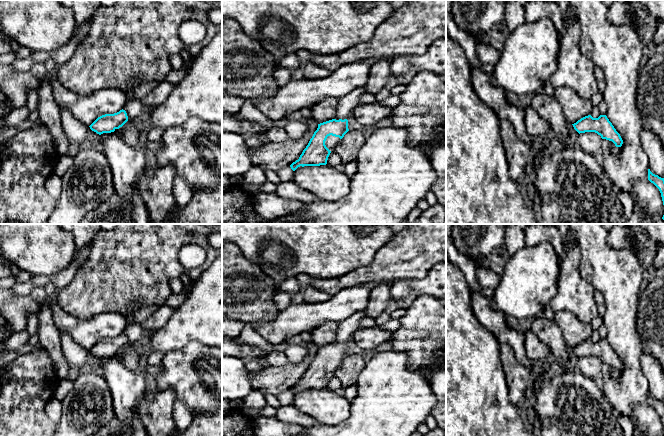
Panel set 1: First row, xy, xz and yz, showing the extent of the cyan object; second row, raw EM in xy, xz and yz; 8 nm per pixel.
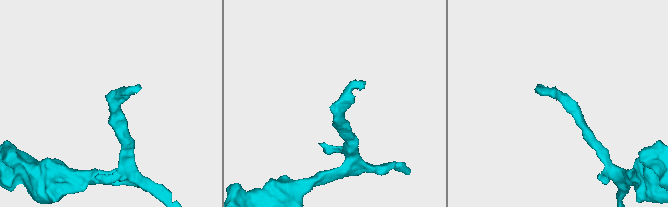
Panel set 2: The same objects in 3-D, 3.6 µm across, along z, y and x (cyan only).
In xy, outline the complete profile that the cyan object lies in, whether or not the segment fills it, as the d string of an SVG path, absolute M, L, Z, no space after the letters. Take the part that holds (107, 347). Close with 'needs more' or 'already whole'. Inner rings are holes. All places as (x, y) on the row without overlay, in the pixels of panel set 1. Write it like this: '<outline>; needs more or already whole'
M120 334L114 338L105 338L98 341L89 351L92 355L101 359L103 357L111 357L122 351L128 345L125 334Z; already whole

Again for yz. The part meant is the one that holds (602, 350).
M588 339L572 349L579 358L595 356L602 363L612 365L616 371L621 371L623 368L620 358L616 355L606 339L600 339L598 342L593 342L591 339Z; already whole

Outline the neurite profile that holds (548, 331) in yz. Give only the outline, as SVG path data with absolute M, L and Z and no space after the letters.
M541 314L533 318L530 329L547 345L550 354L556 360L556 369L567 370L569 347L559 325Z

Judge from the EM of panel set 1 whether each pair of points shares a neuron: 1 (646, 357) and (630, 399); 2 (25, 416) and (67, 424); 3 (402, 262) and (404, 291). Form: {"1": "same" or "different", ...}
{"1": "different", "2": "different", "3": "different"}

